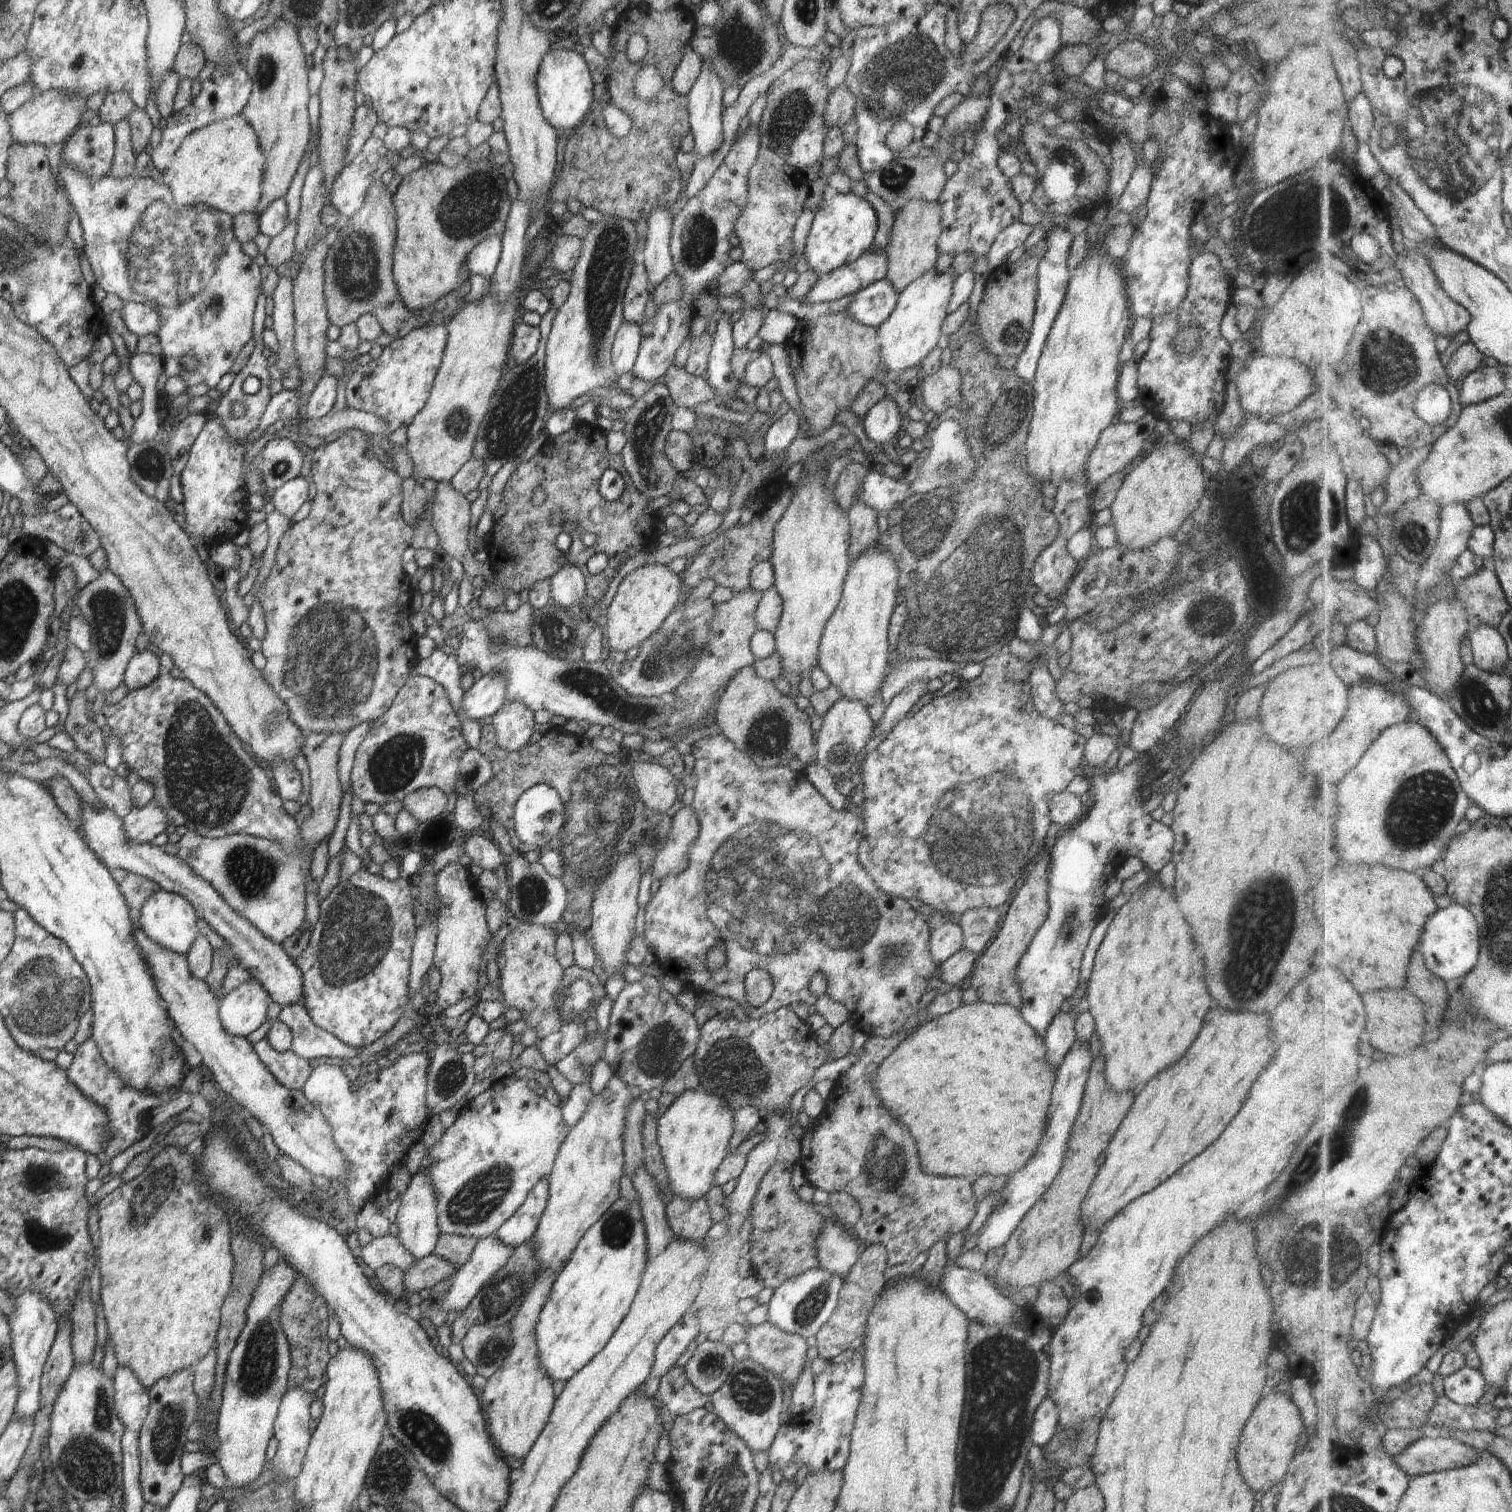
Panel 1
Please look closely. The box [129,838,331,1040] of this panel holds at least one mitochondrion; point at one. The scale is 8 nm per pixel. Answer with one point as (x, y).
(251, 872)

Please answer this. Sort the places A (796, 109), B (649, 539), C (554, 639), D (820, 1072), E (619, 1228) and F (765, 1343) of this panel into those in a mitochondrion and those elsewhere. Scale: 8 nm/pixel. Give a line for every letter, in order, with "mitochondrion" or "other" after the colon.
A: mitochondrion
B: other
C: mitochondrion
D: other
E: mitochondrion
F: mitochondrion

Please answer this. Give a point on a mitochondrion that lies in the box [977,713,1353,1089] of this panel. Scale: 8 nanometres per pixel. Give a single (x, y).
(1266, 924)

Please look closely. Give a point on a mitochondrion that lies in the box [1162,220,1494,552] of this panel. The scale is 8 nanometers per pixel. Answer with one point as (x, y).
(1378, 346)

